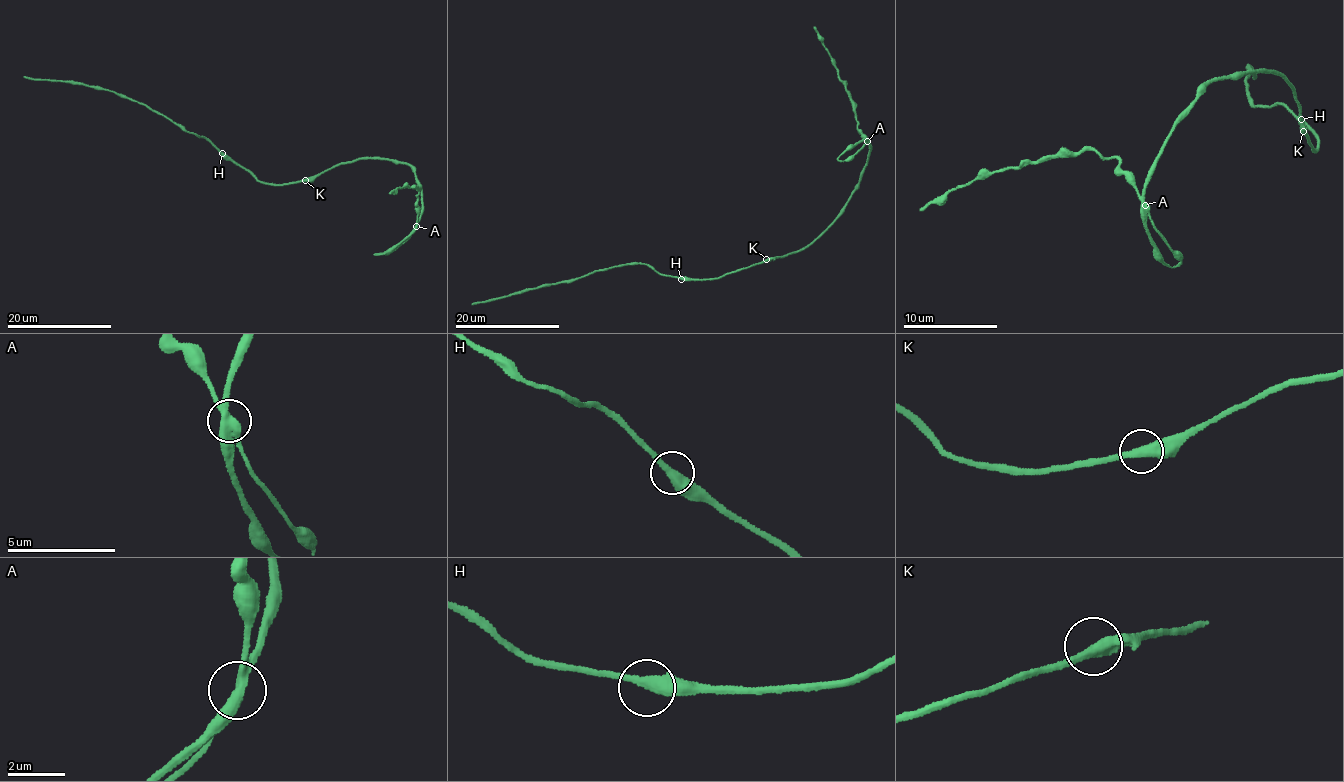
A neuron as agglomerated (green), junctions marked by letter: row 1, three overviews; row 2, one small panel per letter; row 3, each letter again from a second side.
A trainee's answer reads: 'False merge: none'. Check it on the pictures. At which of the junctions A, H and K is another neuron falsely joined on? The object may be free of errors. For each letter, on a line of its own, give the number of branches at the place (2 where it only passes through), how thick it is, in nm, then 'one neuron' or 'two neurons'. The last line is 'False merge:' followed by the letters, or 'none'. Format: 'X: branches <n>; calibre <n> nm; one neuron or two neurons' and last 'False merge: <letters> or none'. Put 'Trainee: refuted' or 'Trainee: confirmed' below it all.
A: branches 3; calibre 360 nm; one neuron
H: branches 2; calibre 400 nm; one neuron
K: branches 2; calibre 400 nm; one neuron
False merge: none
Trainee: confirmed

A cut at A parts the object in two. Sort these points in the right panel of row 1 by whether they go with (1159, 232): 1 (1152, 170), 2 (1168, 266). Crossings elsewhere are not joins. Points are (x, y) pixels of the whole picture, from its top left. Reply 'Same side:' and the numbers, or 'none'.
Same side: none

